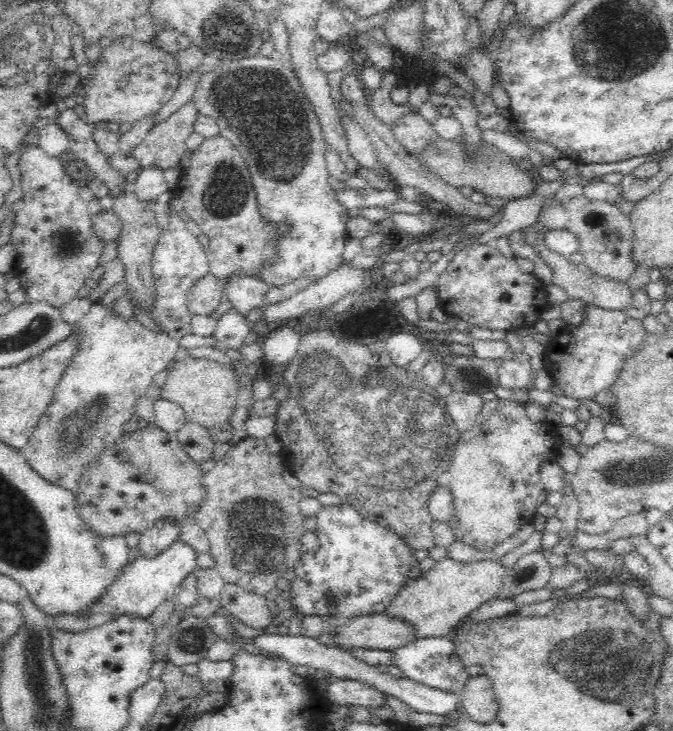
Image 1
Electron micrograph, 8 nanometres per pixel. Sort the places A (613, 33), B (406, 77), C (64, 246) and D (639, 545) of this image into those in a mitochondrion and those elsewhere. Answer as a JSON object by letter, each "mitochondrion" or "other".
{"A":"mitochondrion","B":"other","C":"mitochondrion","D":"other"}

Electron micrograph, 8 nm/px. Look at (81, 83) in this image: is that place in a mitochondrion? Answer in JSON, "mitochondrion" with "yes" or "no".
{"mitochondrion":"no"}

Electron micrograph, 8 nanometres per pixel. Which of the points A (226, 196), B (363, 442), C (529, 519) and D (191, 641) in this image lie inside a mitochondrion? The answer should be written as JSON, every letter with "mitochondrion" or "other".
{"A":"mitochondrion","B":"mitochondrion","C":"other","D":"mitochondrion"}

